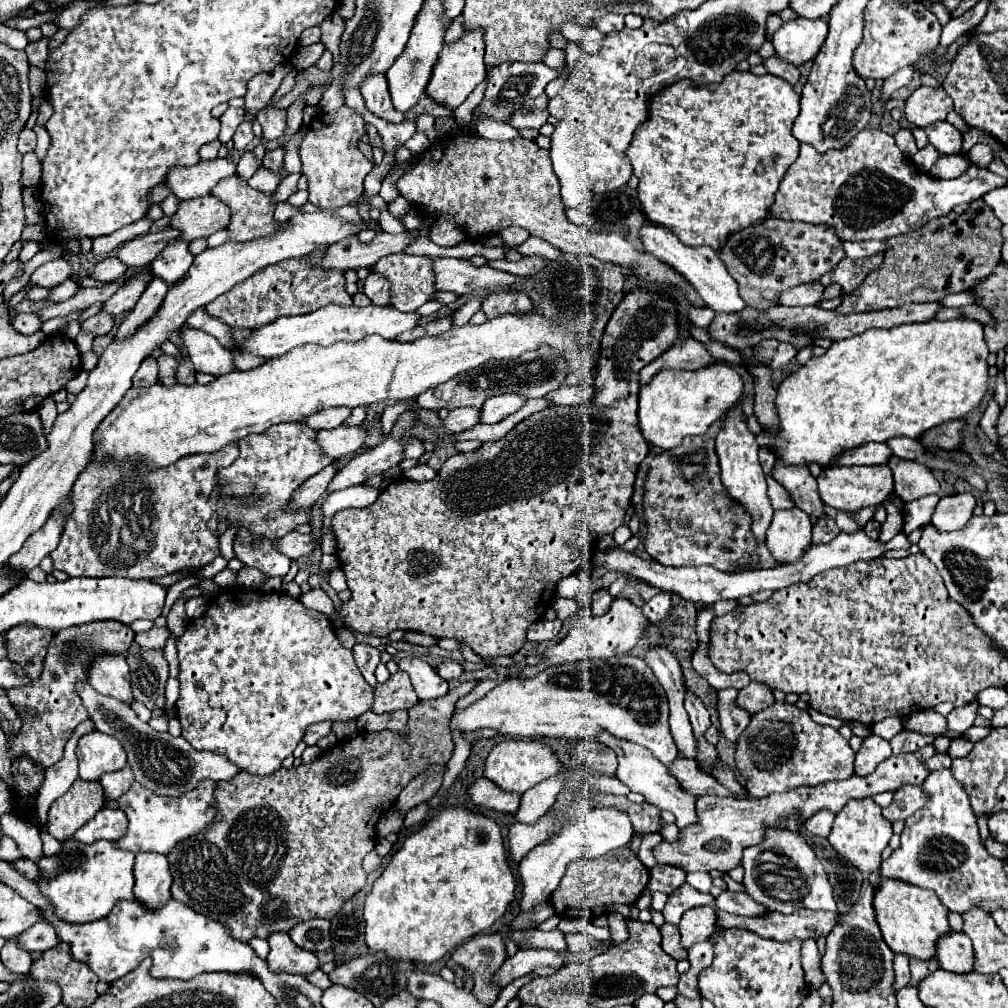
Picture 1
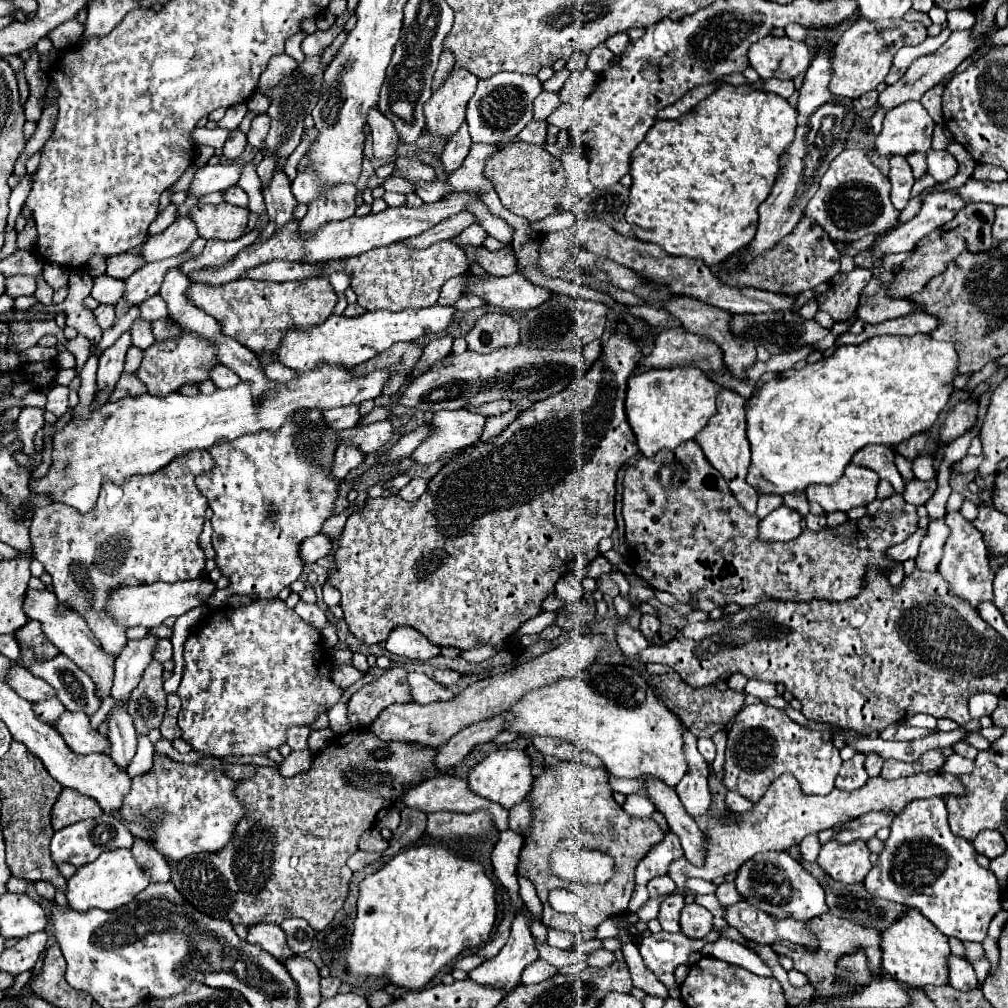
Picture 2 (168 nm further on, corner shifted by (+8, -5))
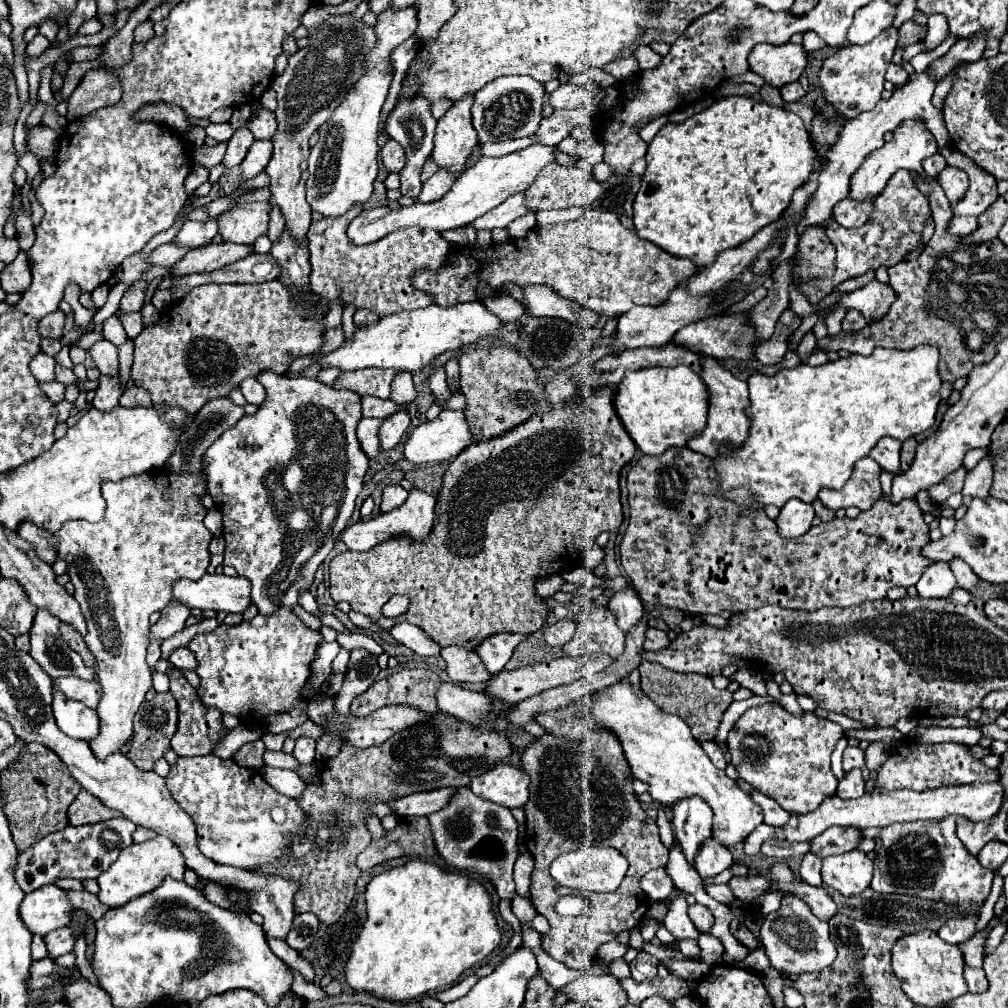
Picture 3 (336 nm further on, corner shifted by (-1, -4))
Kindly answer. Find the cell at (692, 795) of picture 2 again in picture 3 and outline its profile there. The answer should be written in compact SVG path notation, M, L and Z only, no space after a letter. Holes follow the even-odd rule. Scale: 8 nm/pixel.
M694 796L678 800L672 808L674 836L678 838L686 858L692 862L700 844L712 834L712 808Z

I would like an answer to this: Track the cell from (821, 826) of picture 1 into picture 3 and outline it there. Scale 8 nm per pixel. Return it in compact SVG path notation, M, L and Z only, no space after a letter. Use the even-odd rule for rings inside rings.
M812 852L804 854L802 866L800 866L800 876L802 876L802 880L808 882L810 886L822 886L820 866L822 866L822 860L818 860L818 856L814 856Z

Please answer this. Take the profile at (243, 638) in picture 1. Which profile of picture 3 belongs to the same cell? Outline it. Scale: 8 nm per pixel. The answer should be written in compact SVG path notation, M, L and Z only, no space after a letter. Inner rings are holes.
M282 608L282 612L274 612L274 616L258 614L252 620L244 620L236 626L220 624L214 632L198 634L188 644L188 648L194 652L198 660L198 668L196 668L196 674L200 678L198 698L208 708L218 708L222 714L232 714L240 722L262 726L268 716L290 712L294 704L302 700L308 678L312 674L310 664L314 662L314 654L320 642L322 642L322 634L318 630L308 628L288 608Z

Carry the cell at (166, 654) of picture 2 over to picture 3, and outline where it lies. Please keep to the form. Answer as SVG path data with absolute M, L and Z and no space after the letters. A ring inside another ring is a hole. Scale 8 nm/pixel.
M176 648L172 652L172 656L168 658L176 668L188 668L188 670L194 670L196 668L196 656L188 650L188 648Z

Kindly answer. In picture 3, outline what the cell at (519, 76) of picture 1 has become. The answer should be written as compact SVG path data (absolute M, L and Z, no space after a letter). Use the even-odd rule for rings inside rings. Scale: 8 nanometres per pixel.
M502 76L486 84L474 94L472 106L472 122L478 132L478 140L486 144L532 136L542 120L544 94L544 84L538 84L538 80L532 76Z

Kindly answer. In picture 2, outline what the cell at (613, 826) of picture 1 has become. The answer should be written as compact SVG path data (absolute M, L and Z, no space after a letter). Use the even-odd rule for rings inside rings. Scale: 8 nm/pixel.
M517 915L511 927L511 937L499 955L487 959L483 965L469 973L469 979L477 985L487 985L511 993L521 985L523 969L537 959L533 935L529 931L529 915Z

